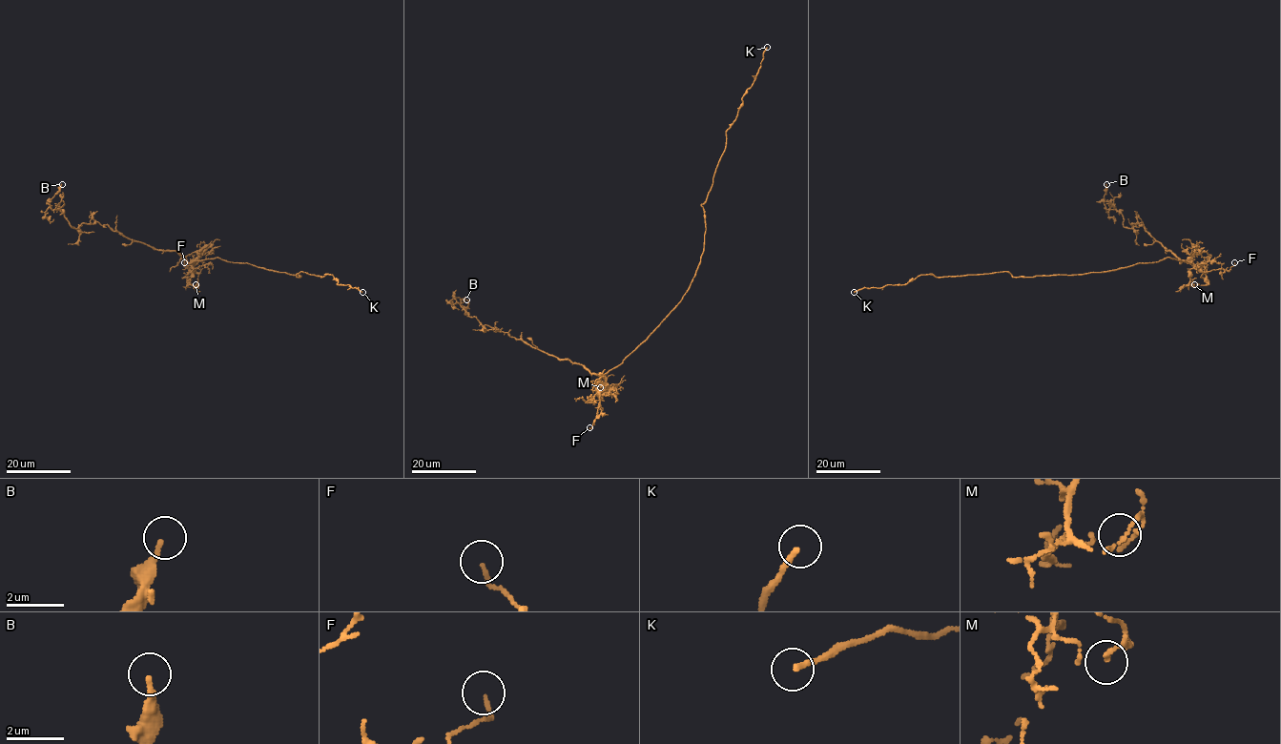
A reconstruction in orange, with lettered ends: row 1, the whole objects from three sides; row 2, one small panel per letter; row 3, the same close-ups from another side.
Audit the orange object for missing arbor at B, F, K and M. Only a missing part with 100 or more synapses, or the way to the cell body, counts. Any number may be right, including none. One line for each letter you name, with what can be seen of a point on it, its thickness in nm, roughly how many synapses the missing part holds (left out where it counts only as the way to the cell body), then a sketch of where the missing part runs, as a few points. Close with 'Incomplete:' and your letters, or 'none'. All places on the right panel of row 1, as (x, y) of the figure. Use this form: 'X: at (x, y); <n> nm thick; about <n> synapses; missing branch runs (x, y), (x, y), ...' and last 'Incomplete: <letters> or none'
K: at (854, 292); 190 nm thick; missing branch runs (854, 292), (831, 296), (816, 290)
Incomplete: K

